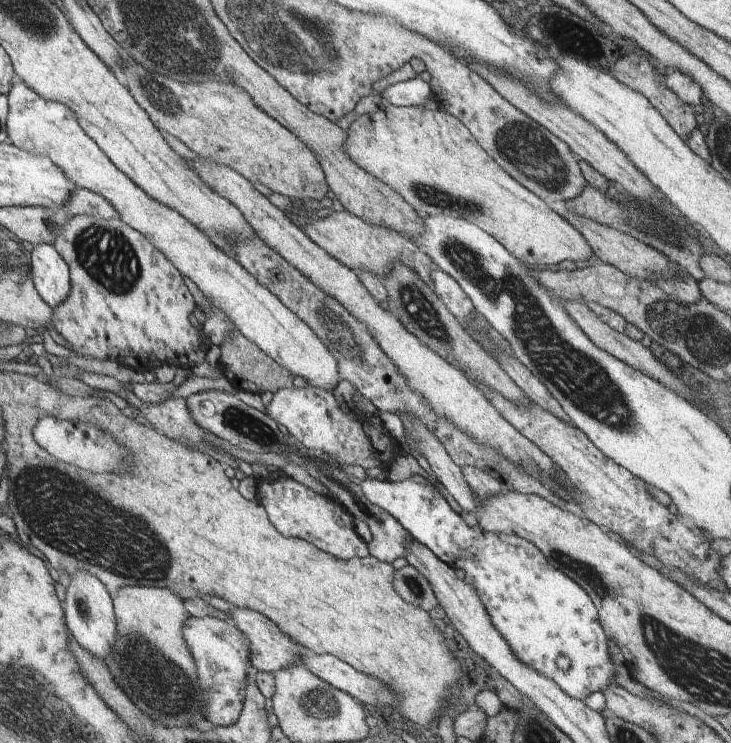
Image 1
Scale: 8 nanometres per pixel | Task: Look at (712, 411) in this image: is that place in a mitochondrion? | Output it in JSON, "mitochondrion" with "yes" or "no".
{"mitochondrion":"no"}

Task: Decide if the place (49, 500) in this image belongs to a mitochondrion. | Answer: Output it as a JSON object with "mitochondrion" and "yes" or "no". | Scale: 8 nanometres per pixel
{"mitochondrion":"yes"}

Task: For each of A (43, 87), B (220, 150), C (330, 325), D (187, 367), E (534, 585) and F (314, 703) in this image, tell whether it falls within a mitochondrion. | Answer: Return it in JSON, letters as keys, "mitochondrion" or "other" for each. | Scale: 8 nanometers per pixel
{"A":"other","B":"other","C":"mitochondrion","D":"other","E":"other","F":"mitochondrion"}

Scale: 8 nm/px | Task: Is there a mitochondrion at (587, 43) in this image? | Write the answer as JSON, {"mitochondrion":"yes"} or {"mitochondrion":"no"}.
{"mitochondrion":"no"}

